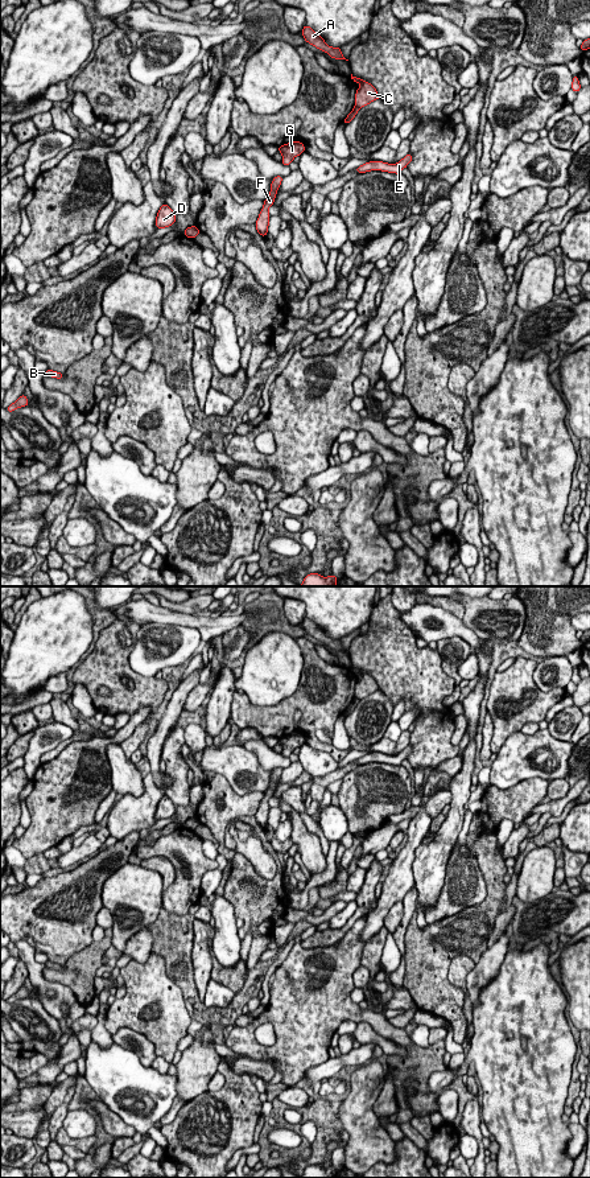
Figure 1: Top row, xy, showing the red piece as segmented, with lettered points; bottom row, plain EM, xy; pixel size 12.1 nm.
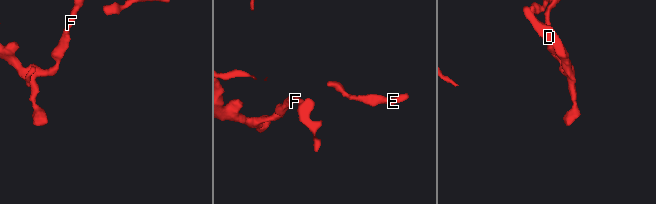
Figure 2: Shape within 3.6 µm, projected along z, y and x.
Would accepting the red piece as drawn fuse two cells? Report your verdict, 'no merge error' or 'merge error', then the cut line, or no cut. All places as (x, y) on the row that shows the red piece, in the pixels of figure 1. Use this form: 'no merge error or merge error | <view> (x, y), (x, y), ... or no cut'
merge error | xy (355, 106), (359, 107)

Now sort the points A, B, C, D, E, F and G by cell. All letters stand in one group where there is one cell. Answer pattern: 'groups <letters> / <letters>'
groups A B C E / D F G

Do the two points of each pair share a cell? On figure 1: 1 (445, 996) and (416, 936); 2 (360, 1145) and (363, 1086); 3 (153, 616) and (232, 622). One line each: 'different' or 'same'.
1: same
2: same
3: same

